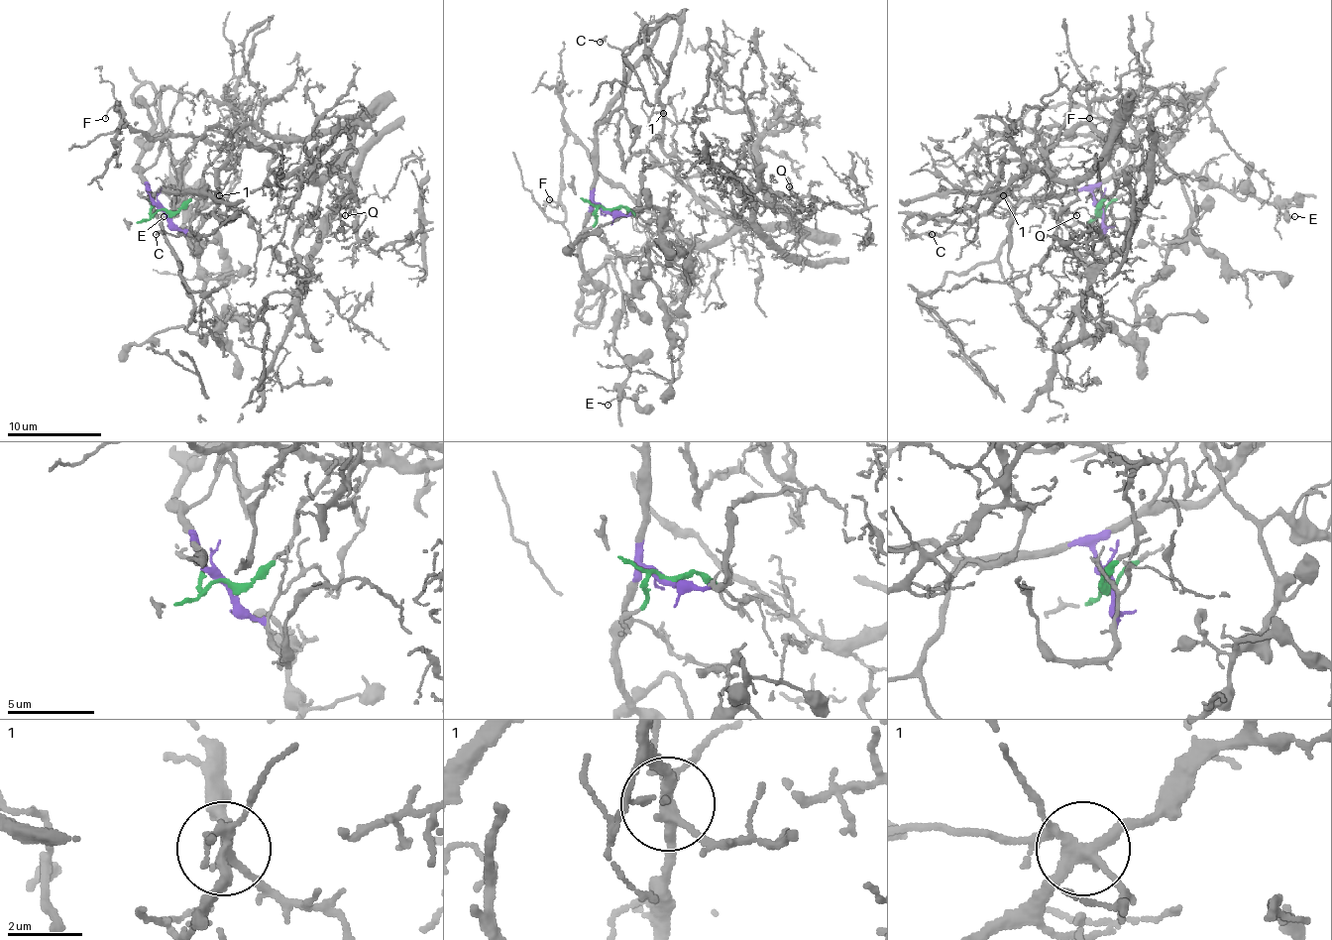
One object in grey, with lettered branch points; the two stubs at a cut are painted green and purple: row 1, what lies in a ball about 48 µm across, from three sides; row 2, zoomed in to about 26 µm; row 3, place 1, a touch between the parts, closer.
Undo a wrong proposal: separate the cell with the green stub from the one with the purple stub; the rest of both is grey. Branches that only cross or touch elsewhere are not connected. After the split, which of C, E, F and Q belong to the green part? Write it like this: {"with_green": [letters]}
{"with_green": ["C", "F", "Q"]}

